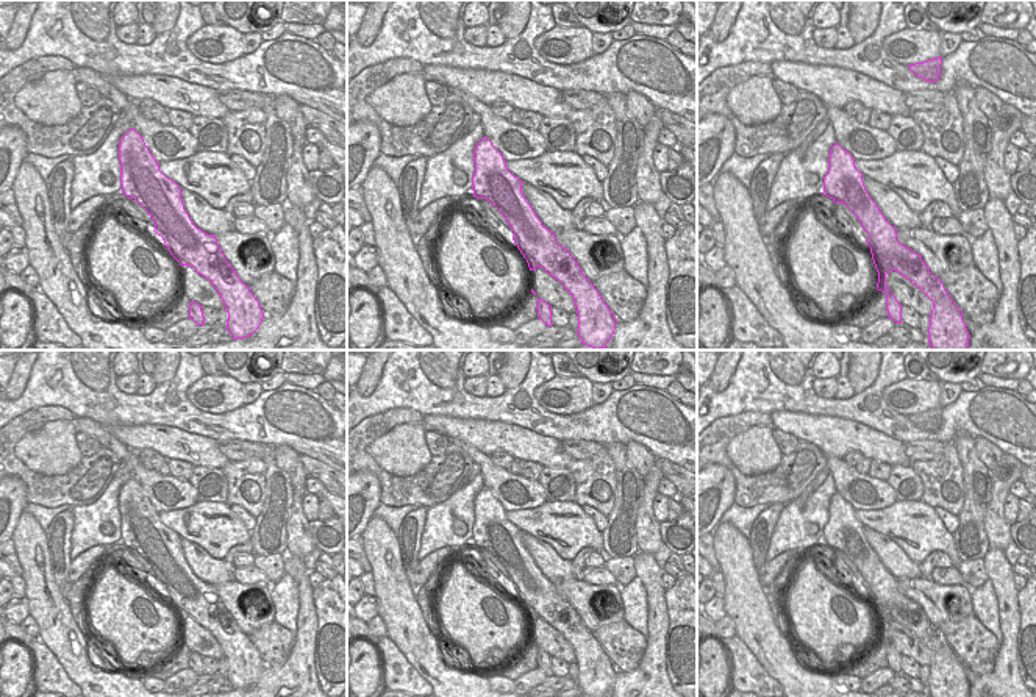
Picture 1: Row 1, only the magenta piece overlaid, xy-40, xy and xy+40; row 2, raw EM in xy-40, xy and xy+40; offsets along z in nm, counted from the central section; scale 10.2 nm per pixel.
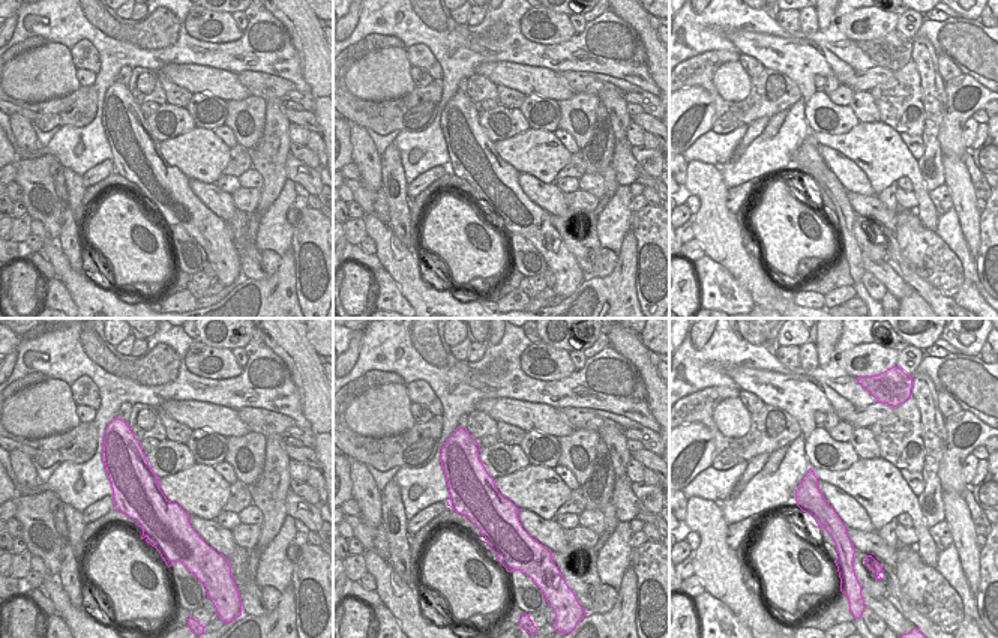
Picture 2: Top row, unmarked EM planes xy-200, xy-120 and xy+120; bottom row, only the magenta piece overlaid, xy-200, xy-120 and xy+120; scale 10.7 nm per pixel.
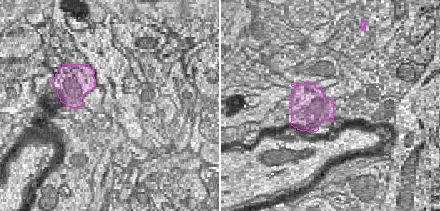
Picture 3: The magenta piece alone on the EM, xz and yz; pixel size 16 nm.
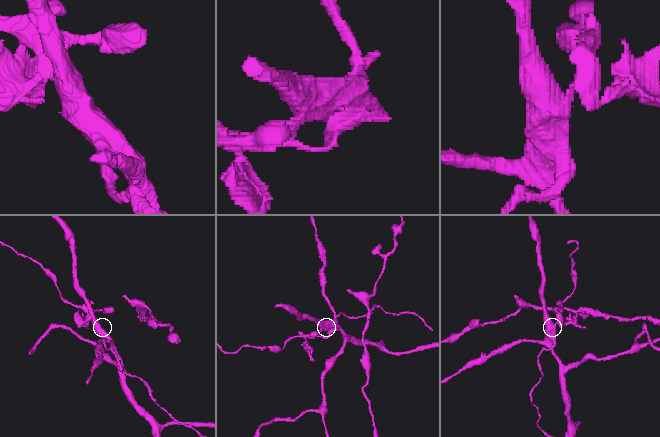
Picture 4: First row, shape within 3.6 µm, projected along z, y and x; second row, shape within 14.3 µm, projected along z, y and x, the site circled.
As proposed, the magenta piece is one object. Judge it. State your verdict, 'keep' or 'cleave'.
cleave

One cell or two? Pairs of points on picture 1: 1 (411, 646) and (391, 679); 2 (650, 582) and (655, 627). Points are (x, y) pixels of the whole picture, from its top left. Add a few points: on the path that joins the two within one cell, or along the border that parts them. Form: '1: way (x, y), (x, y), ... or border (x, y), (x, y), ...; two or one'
1: border (388, 635), (407, 661), (427, 680); two
2: way (655, 593), (657, 616); one

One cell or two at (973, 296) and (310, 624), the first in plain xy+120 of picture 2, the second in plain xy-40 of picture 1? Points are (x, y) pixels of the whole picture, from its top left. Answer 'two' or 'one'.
one

